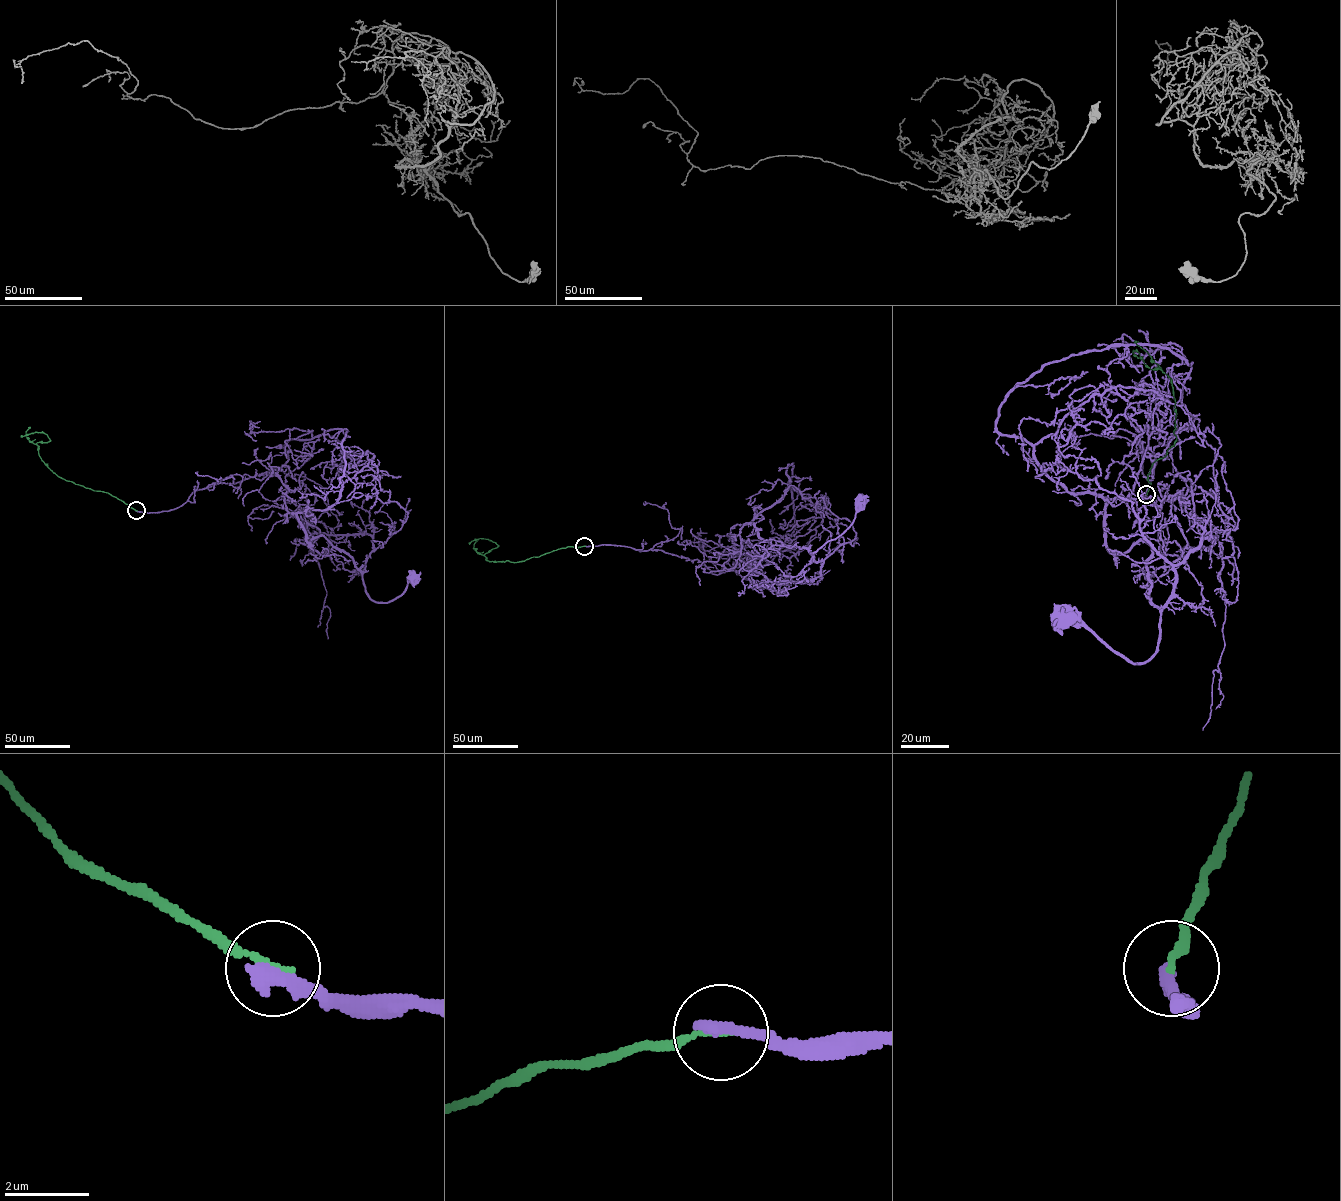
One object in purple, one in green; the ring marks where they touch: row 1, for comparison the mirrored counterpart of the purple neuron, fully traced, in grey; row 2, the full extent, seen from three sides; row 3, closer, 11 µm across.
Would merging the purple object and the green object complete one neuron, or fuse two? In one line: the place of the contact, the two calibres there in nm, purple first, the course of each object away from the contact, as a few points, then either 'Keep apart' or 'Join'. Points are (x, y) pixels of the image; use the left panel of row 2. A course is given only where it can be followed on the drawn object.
Place: (136, 510). Thickness 360 nm (purple) against 170 nm. Course of purple: (136, 510), (345, 429), (341, 496), (297, 514), (305, 540), (343, 549), (377, 602), (414, 576). Course of green: (136, 510), (108, 493), (54, 473), (41, 460), (35, 444), (49, 441), (46, 434), (21, 436). Keep apart

